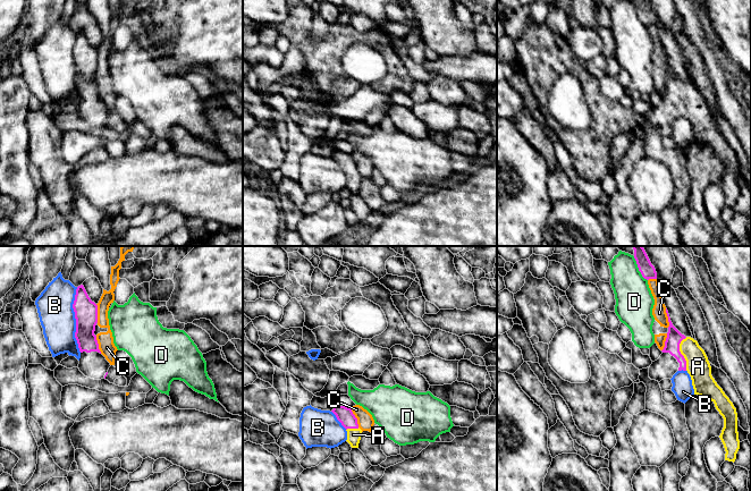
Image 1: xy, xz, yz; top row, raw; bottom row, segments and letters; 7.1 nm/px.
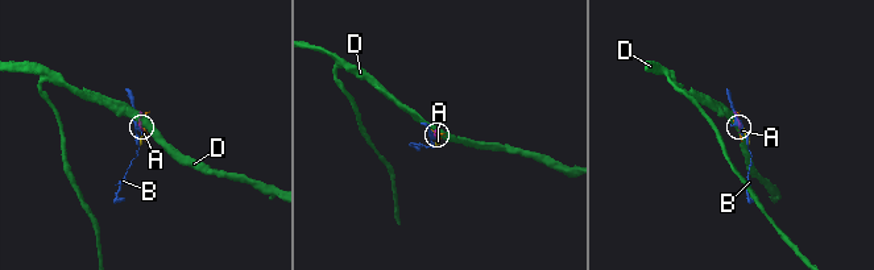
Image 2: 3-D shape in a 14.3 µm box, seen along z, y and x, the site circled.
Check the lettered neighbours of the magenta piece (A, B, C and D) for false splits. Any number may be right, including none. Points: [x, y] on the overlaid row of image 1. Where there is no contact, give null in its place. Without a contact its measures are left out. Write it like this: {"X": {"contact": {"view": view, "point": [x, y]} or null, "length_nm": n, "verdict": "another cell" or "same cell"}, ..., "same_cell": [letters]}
{"A": {"contact": {"view": "yz", "point": [681, 354]}, "length_nm": 240, "verdict": "same cell"}, "B": {"contact": {"view": "xy", "point": [76, 320]}, "length_nm": 460, "verdict": "another cell"}, "C": {"contact": {"view": "xy", "point": [96, 313]}, "length_nm": 140, "verdict": "another cell"}, "D": {"contact": {"view": "yz", "point": [639, 269]}, "length_nm": 200, "verdict": "another cell"}, "same_cell": ["A"]}

